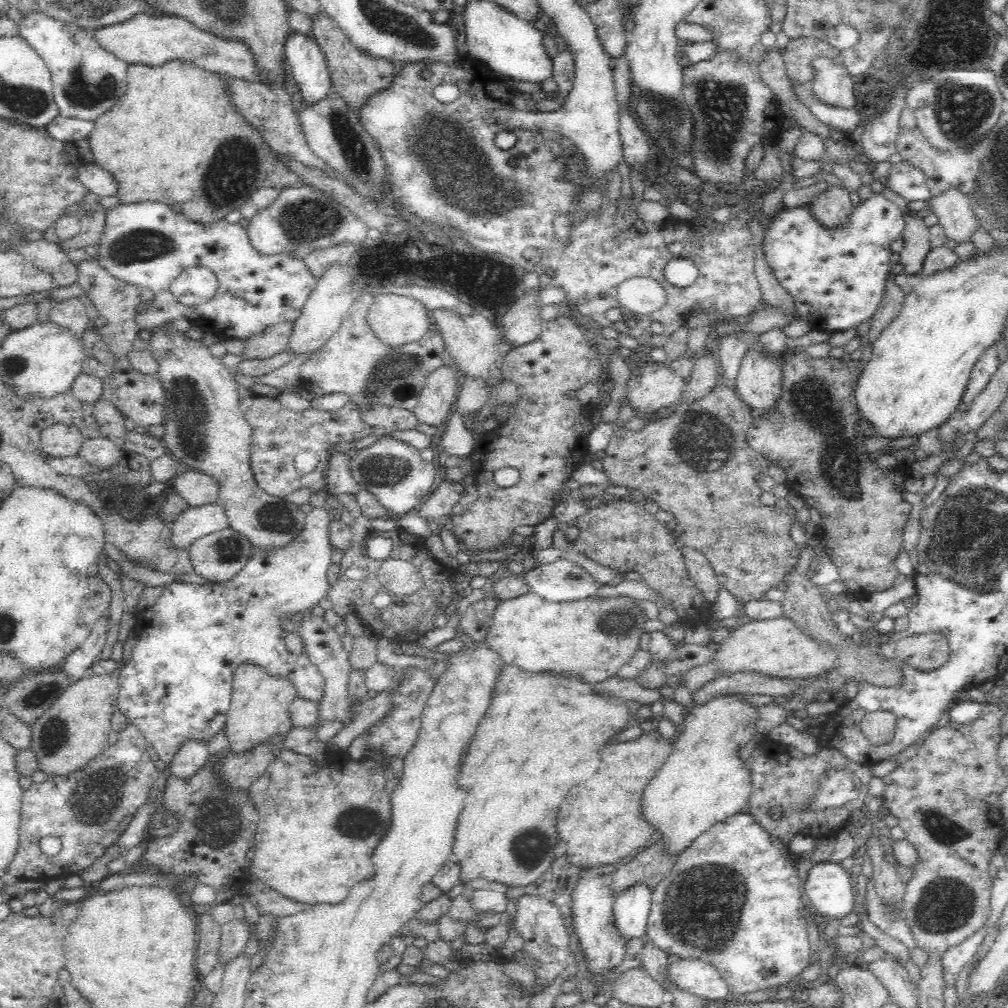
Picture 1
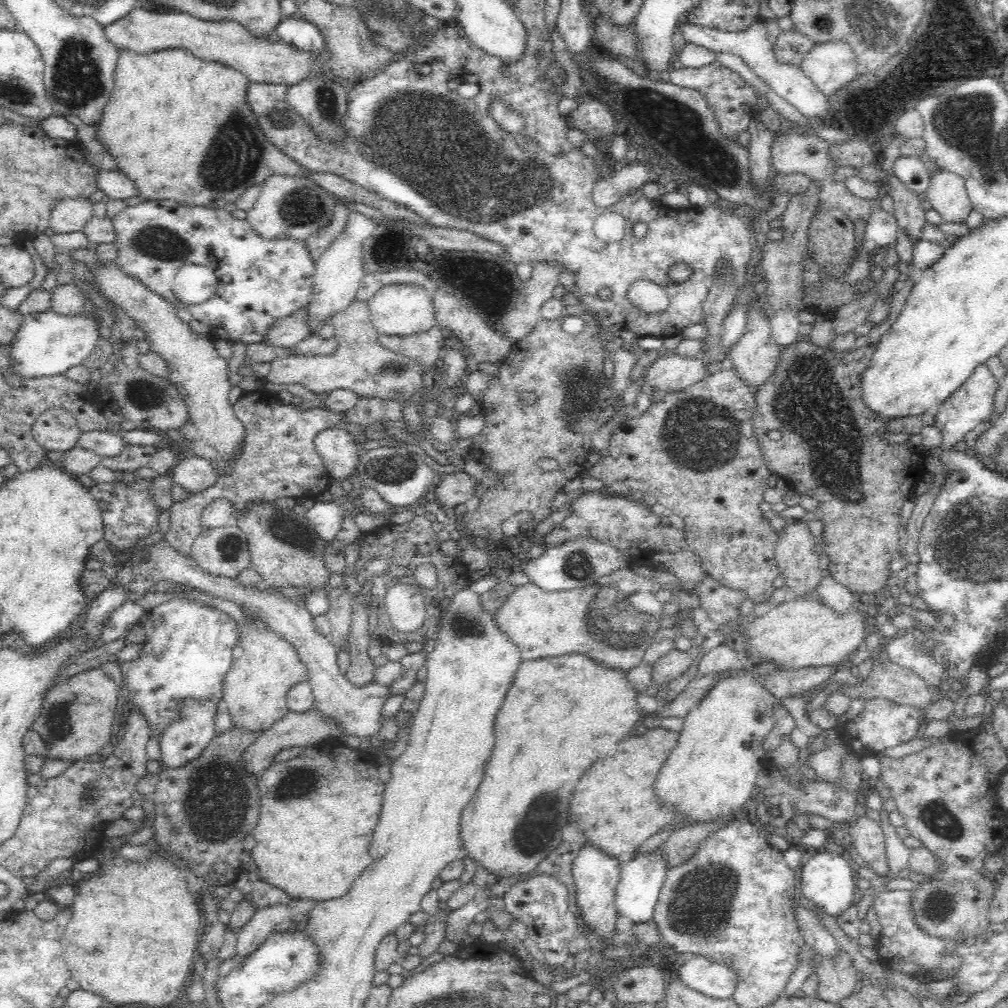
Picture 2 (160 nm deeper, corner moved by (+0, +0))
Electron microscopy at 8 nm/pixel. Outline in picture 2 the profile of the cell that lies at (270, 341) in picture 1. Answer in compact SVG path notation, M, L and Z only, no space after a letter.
M303 309L302 311L293 312L290 316L278 319L270 325L261 341L268 344L268 346L276 346L276 348L294 346L310 334L305 325L306 317L306 309Z

